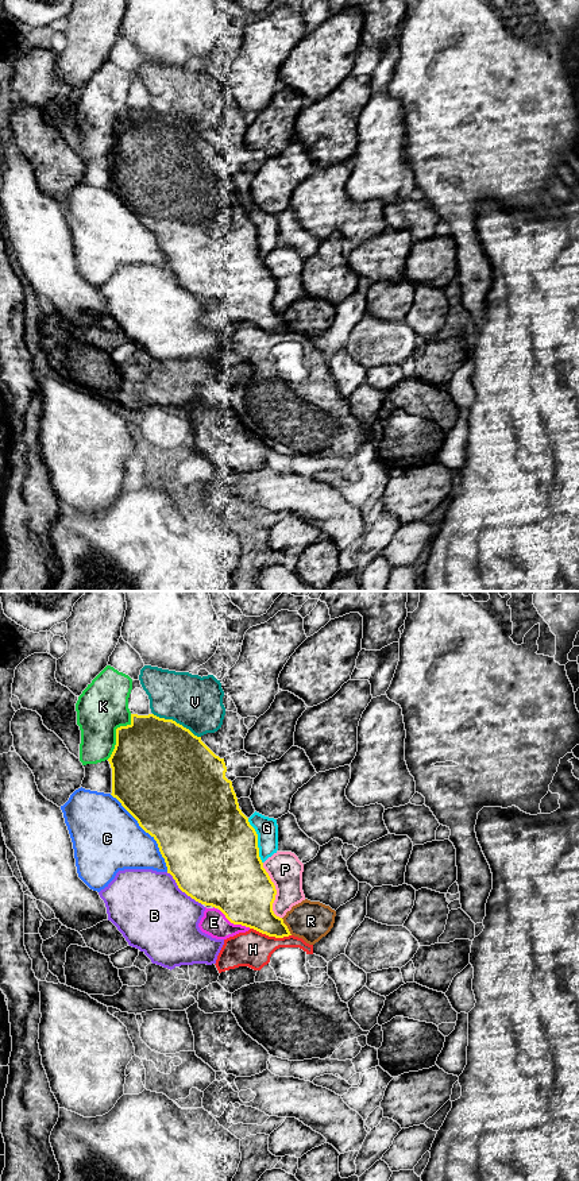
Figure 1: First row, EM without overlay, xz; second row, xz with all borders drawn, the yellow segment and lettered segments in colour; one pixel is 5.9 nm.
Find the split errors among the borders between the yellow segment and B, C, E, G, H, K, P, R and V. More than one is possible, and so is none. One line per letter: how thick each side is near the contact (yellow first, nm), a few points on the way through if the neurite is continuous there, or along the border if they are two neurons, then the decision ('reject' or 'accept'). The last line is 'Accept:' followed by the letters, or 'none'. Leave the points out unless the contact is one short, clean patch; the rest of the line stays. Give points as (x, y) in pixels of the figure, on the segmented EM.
B: 500/440 nm | reject
C: 500/400 nm | reject
E: 380/150 nm | reject
G: 500/130 nm | reject
H: 300/220 nm | along xz (250, 927), (269, 936), (290, 936) | reject
K: 460/300 nm | reject
P: 380/200 nm | reject
R: 260/240 nm | reject
V: 500/320 nm | reject
Accept: none

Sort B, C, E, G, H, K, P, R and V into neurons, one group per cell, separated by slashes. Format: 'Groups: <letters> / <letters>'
Groups: B / C / E H / G P / K / R / V

